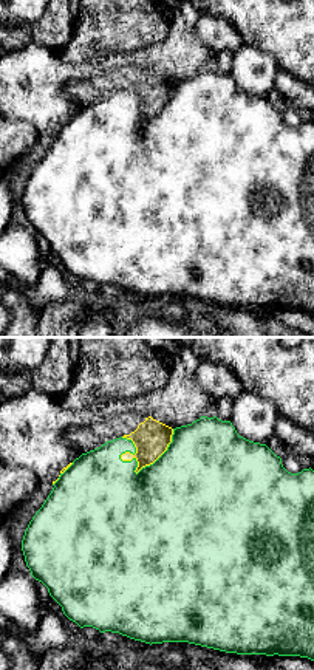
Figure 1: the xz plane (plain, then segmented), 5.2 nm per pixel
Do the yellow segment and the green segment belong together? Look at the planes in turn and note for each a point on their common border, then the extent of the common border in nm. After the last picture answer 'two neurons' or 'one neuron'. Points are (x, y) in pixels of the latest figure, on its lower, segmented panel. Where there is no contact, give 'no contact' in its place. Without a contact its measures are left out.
meets yellow at (149, 464); contact 320 nm long

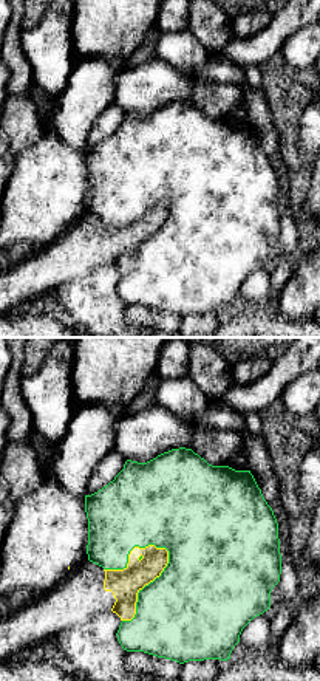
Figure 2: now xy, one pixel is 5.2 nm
meets yellow at (146, 584); contact 440 nm long

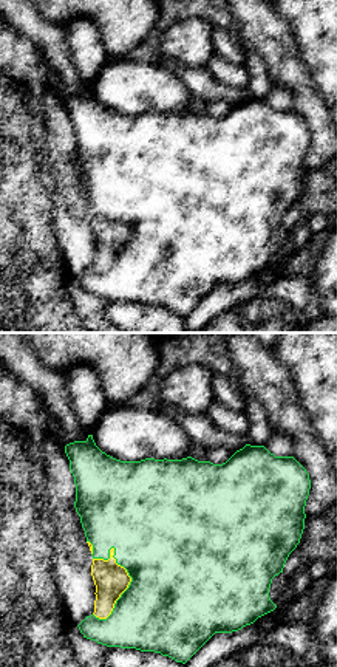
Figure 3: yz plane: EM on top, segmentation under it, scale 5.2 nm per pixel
meets yellow at (129, 584); contact 400 nm long

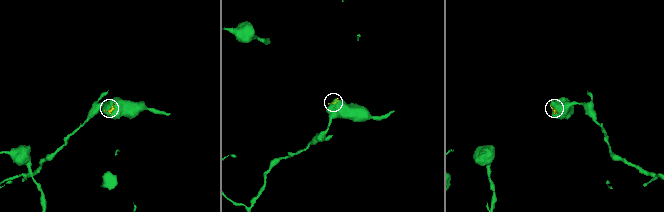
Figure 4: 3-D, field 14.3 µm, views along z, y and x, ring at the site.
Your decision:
two neurons

